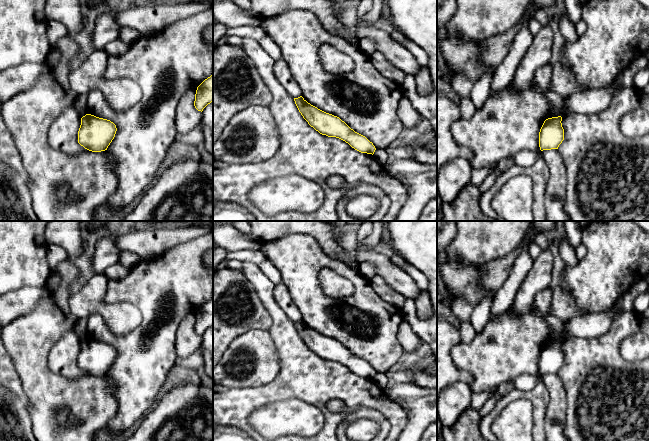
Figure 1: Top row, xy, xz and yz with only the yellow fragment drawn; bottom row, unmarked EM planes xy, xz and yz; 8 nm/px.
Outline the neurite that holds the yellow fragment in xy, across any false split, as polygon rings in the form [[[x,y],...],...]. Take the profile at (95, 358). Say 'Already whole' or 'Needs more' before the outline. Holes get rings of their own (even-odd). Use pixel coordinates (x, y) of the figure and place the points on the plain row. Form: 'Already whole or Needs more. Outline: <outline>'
Already whole. Outline: [[[86,338],[81,342],[78,367],[92,376],[107,374],[115,361],[117,352],[110,344]]]

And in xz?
Already whole. Outline: [[[302,320],[294,322],[294,325],[303,342],[320,358],[339,362],[361,377],[374,378],[376,372],[373,367],[351,353],[339,341],[318,333]]]

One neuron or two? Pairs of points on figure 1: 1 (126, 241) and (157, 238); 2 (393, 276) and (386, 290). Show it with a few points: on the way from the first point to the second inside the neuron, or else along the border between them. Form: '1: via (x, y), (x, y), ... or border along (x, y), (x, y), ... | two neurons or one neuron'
1: via (134, 241), (149, 241) | one neuron
2: border along (376, 274), (406, 298) | two neurons

